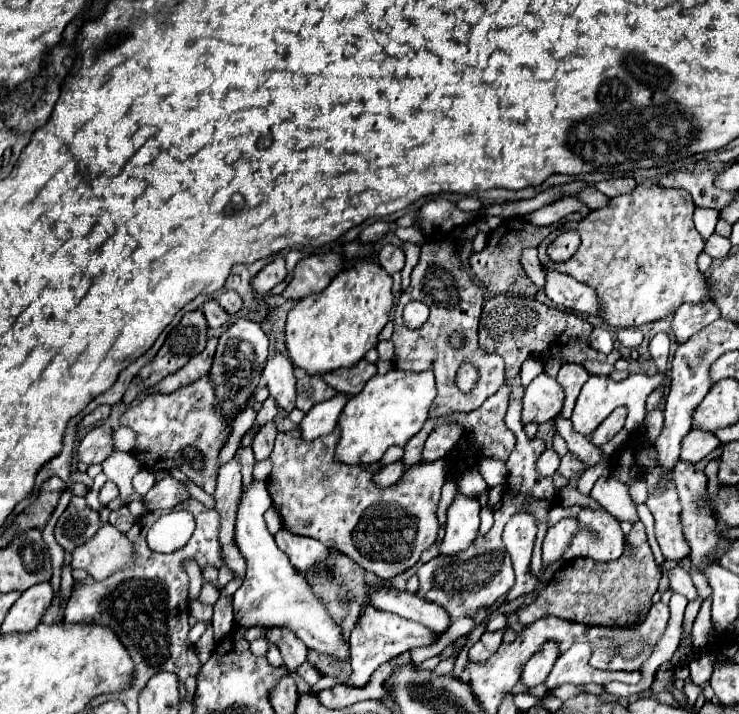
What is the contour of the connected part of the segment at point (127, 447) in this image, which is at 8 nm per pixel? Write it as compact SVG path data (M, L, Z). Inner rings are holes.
M120 426L114 432L114 446L116 446L116 450L130 452L134 448L134 444L136 444L136 436L134 436L134 432L128 426Z

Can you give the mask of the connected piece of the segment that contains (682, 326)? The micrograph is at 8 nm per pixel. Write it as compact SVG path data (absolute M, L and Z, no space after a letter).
M714 302L682 304L672 320L672 336L678 344L682 344L718 318L720 318L720 312Z

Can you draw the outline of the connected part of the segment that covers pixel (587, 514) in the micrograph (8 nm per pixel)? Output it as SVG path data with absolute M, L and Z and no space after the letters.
M582 508L578 514L578 522L582 526L590 526L592 530L598 532L600 540L572 540L570 548L564 552L564 560L574 560L580 556L588 556L594 560L616 560L622 556L622 528L620 522L606 512L604 508L594 510L594 508Z

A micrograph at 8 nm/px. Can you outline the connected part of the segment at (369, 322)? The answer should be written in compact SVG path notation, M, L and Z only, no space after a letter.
M356 262L342 270L328 288L294 304L286 318L286 348L294 366L308 374L348 368L378 344L378 334L394 306L392 276L376 262Z

